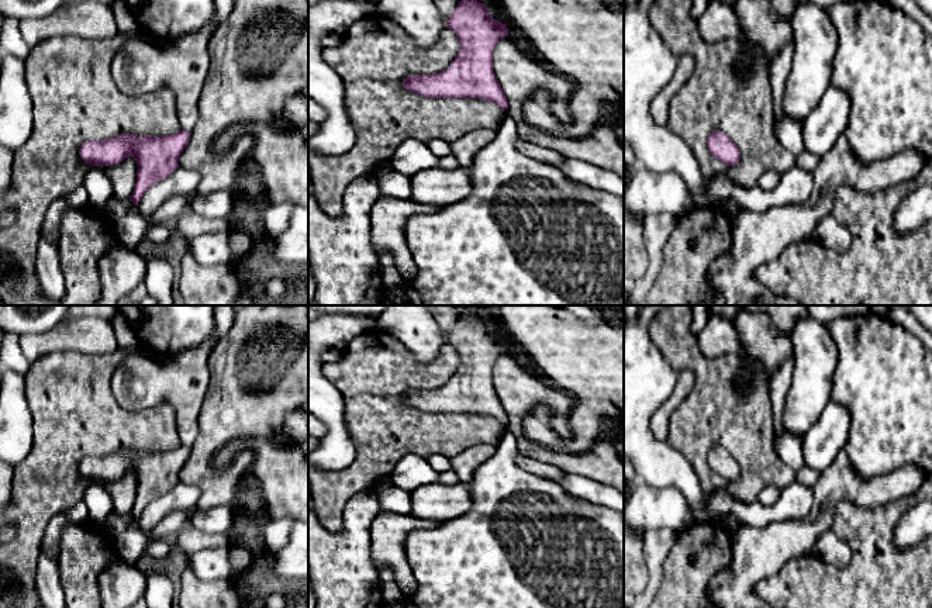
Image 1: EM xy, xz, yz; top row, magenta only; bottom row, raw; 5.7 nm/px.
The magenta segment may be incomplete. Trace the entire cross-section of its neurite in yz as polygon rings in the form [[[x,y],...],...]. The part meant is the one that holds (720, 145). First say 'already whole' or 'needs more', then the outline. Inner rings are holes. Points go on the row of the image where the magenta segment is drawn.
already whole | [[[712,131],[707,139],[710,153],[728,166],[733,166],[741,159],[739,148],[722,131]]]

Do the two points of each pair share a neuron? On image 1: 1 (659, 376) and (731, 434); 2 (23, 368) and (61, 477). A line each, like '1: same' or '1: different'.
1: different
2: different

